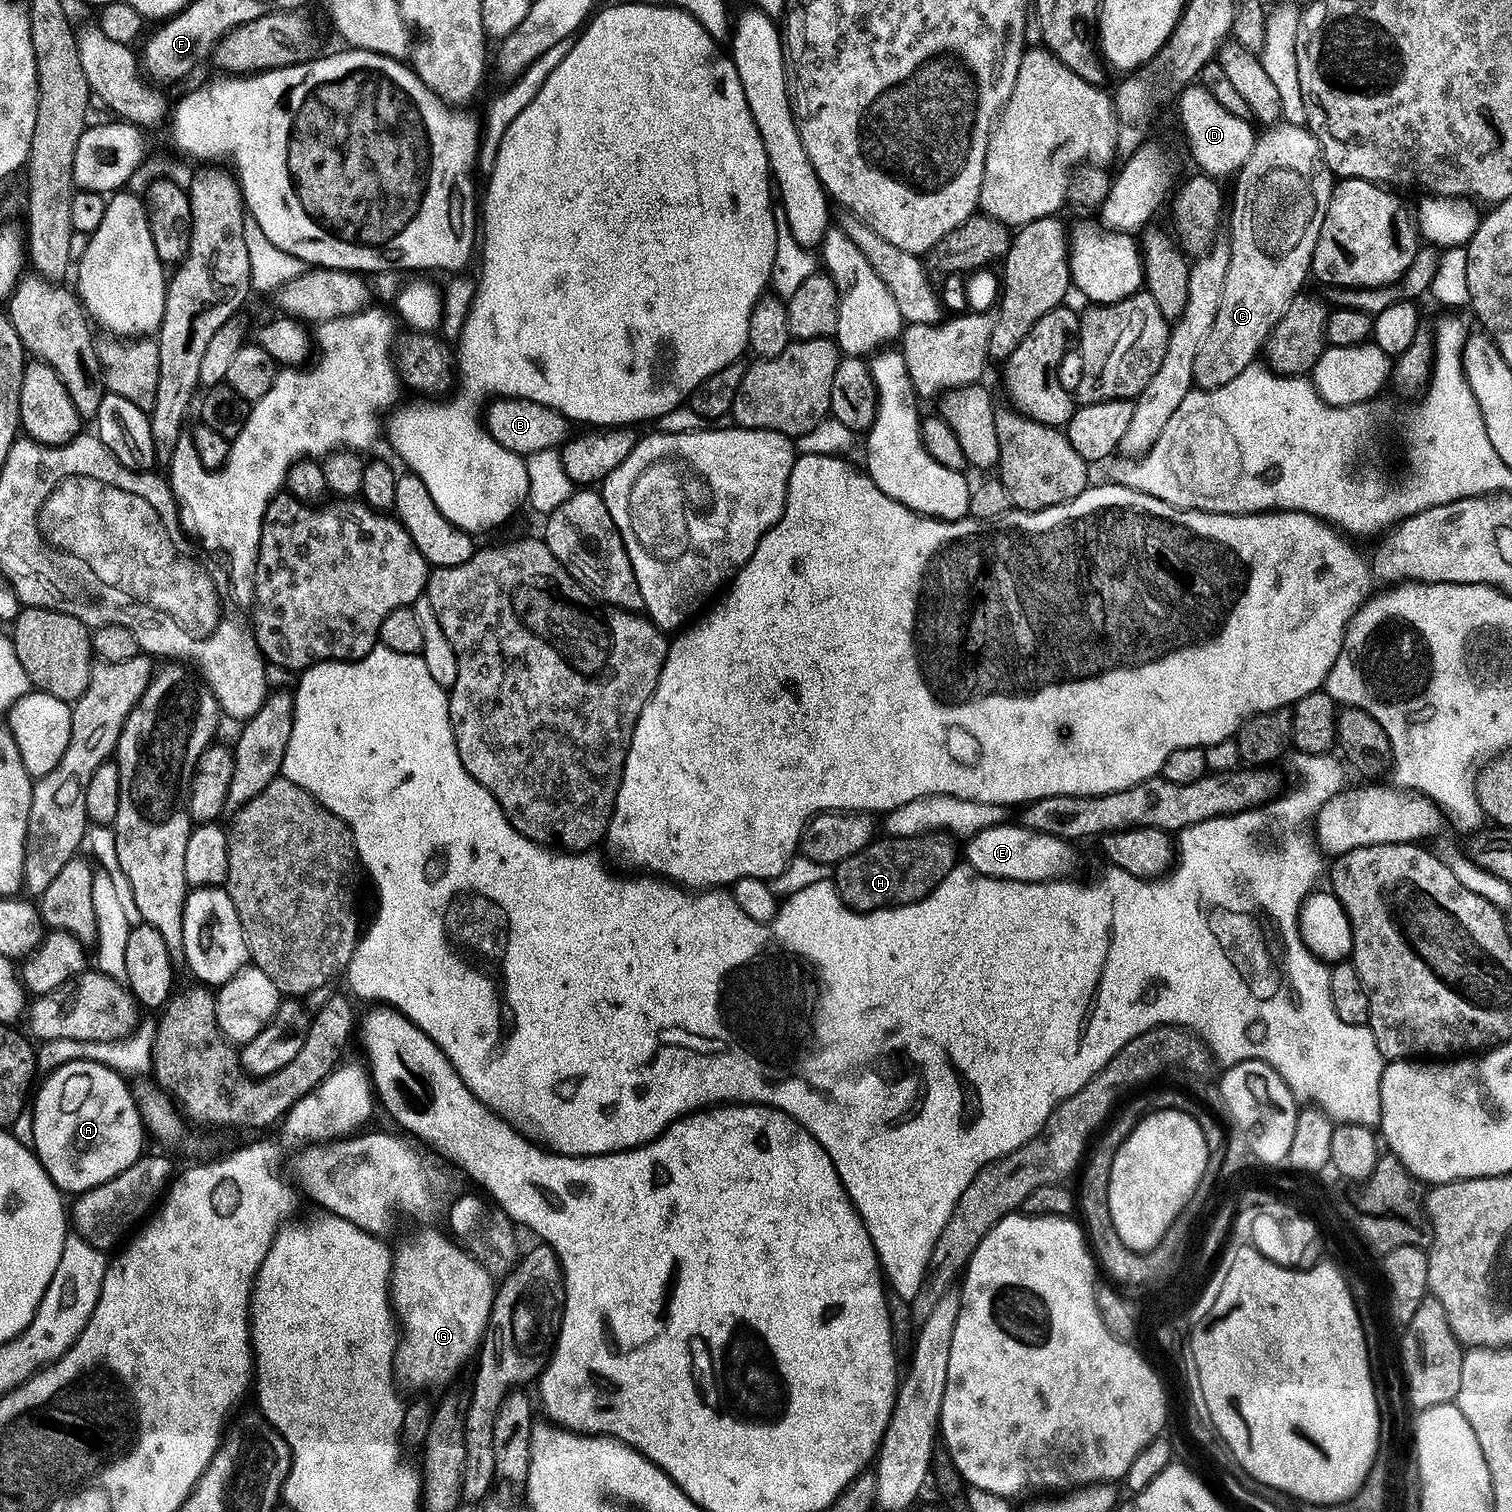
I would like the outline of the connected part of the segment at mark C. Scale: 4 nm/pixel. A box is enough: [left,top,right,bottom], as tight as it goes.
[1192,122,1334,390]

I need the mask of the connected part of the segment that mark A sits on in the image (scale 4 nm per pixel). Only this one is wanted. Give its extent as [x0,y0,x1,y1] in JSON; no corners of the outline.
[30,1061,146,1194]

